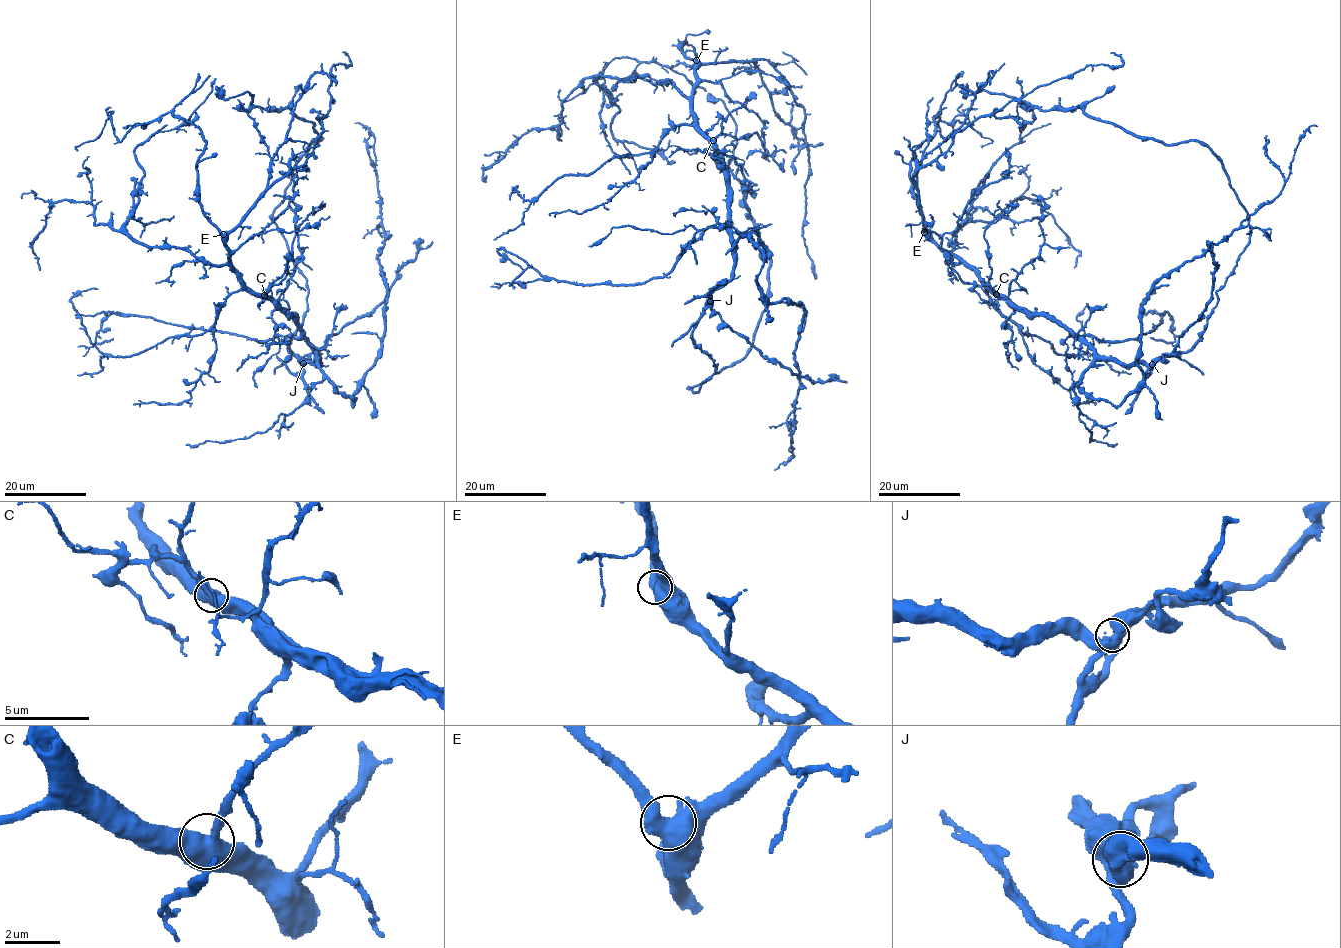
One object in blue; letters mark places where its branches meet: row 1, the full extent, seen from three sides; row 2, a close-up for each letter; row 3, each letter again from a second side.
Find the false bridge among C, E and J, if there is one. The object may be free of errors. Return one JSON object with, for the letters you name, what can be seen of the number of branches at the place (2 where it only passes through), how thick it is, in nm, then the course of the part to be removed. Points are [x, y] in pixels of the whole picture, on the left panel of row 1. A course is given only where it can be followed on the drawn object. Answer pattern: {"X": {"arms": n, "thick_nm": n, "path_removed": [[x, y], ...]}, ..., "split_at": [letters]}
{"J": {"arms": 2, "thick_nm": 700, "path_removed": [[303, 363], [304, 356], [316, 352], [330, 336], [367, 315], [384, 301], [396, 272], [432, 242]]}, "split_at": ["J"]}

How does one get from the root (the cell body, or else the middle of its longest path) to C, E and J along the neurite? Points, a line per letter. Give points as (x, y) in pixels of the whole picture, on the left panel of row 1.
C: (317, 363), (320, 364), (316, 351), (297, 320), (264, 295)
E: (317, 363), (320, 364), (316, 351), (297, 320), (264, 296), (253, 292), (234, 272), (223, 234)
J: (317, 363), (303, 363)

